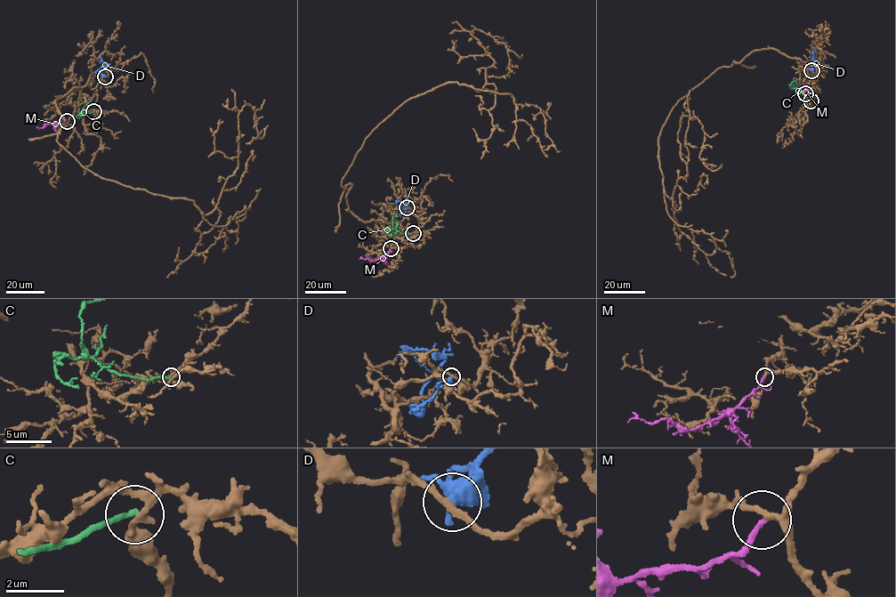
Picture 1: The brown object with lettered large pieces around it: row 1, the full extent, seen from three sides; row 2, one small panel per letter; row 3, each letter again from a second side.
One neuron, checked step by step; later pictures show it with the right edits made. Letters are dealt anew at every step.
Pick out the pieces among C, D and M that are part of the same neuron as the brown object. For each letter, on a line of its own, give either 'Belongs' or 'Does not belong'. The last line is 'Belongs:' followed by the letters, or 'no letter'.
C: Does not belong
D: Does not belong
M: Belongs
Belongs: M

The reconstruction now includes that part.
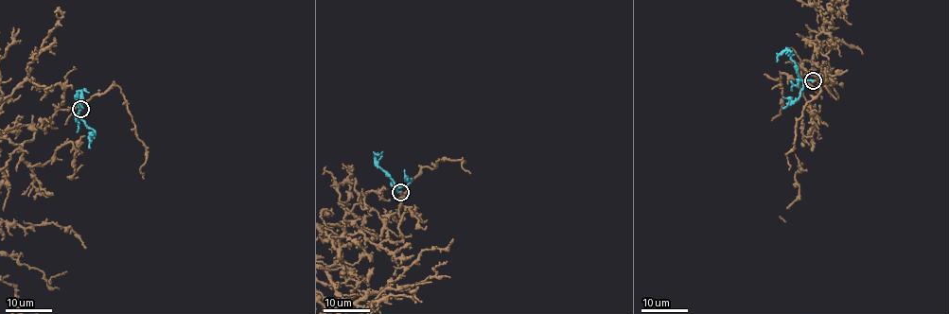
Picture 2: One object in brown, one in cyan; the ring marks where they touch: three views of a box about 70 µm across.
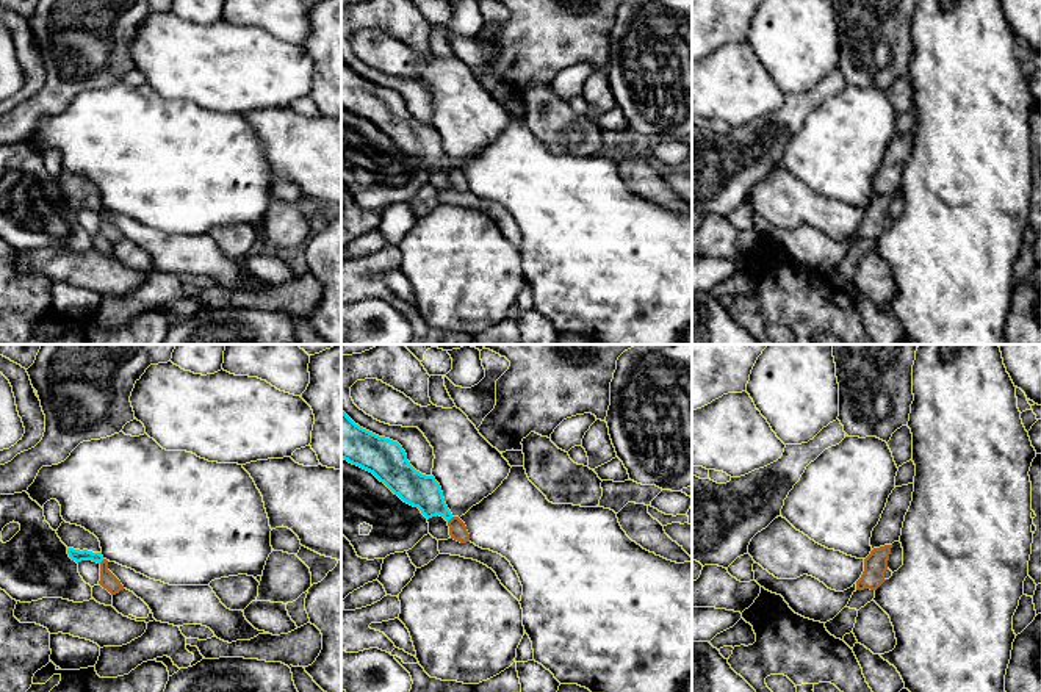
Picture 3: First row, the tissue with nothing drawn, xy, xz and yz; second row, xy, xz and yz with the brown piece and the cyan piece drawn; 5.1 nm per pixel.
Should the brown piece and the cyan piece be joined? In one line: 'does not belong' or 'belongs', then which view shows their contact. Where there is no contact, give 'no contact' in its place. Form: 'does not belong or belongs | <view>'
does not belong | xz

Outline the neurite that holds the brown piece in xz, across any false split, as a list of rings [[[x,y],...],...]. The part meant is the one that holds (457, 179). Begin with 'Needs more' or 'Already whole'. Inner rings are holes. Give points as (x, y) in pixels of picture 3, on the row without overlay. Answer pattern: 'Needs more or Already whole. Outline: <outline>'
Already whole. Outline: [[[452,166],[448,171],[448,175],[449,175],[451,188],[454,188],[454,189],[457,189],[460,193],[470,191],[470,183],[466,180],[466,175],[465,175],[465,172],[459,166]]]

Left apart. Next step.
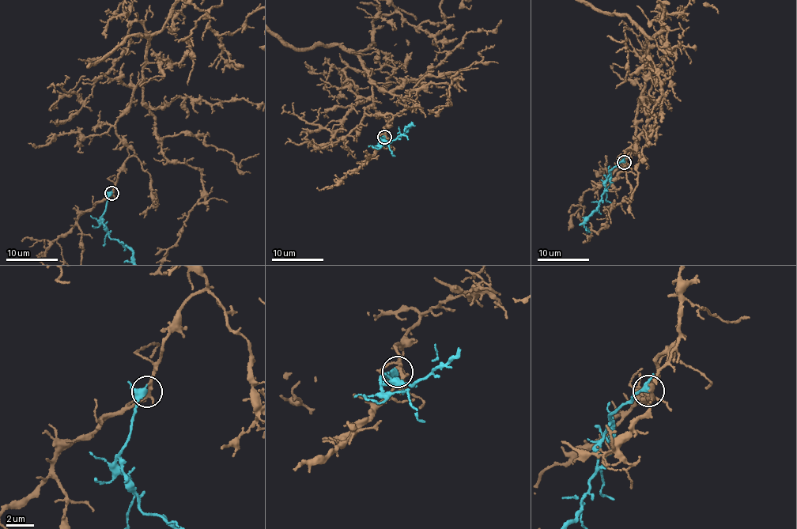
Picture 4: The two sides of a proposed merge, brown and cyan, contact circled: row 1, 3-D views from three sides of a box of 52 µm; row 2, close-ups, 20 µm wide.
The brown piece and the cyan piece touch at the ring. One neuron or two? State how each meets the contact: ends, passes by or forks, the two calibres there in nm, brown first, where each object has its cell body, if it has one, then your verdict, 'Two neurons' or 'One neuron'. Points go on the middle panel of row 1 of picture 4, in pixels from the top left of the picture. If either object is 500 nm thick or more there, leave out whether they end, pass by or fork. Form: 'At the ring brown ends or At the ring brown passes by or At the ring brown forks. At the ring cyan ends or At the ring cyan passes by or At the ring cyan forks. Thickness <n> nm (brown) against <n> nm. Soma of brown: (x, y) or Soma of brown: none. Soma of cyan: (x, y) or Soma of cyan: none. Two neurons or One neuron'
At the ring brown passes by. At the ring cyan passes by. Thickness 260 nm (brown) against 360 nm. Soma of brown: none. Soma of cyan: none. One neuron

